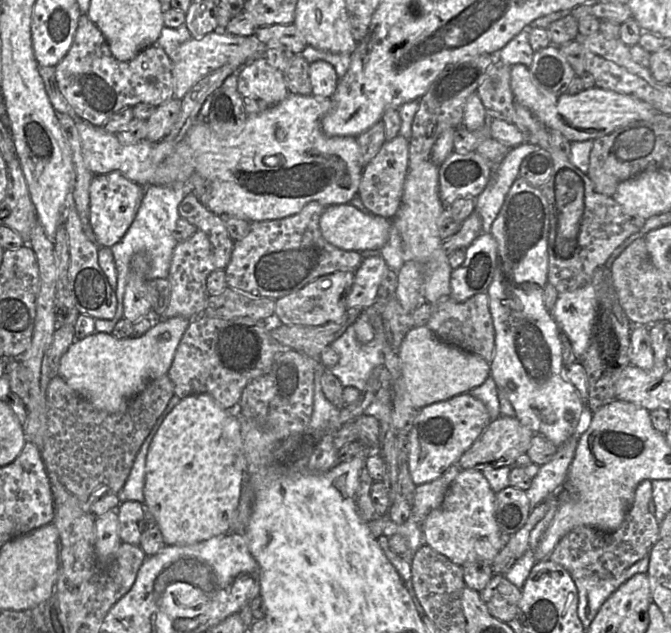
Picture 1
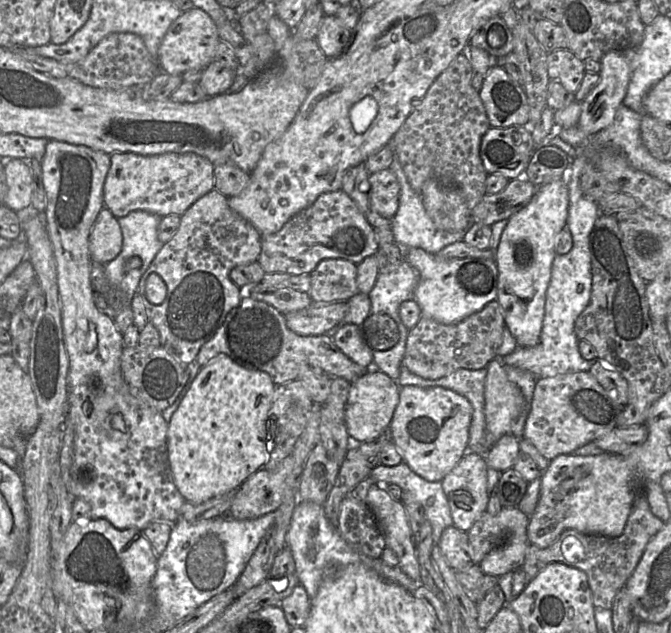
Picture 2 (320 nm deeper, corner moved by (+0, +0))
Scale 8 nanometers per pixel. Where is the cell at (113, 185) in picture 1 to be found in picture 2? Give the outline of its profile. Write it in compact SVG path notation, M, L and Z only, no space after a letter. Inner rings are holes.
M132 152L111 155L103 190L103 204L117 219L141 210L158 217L181 216L215 188L215 166L194 153L142 156Z

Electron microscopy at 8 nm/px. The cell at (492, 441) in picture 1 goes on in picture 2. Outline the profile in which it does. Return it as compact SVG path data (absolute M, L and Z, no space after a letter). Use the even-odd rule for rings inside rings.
M589 371L542 378L536 384L523 438L535 446L543 457L551 461L559 455L572 454L578 448L615 429L618 417L624 407L609 395Z

